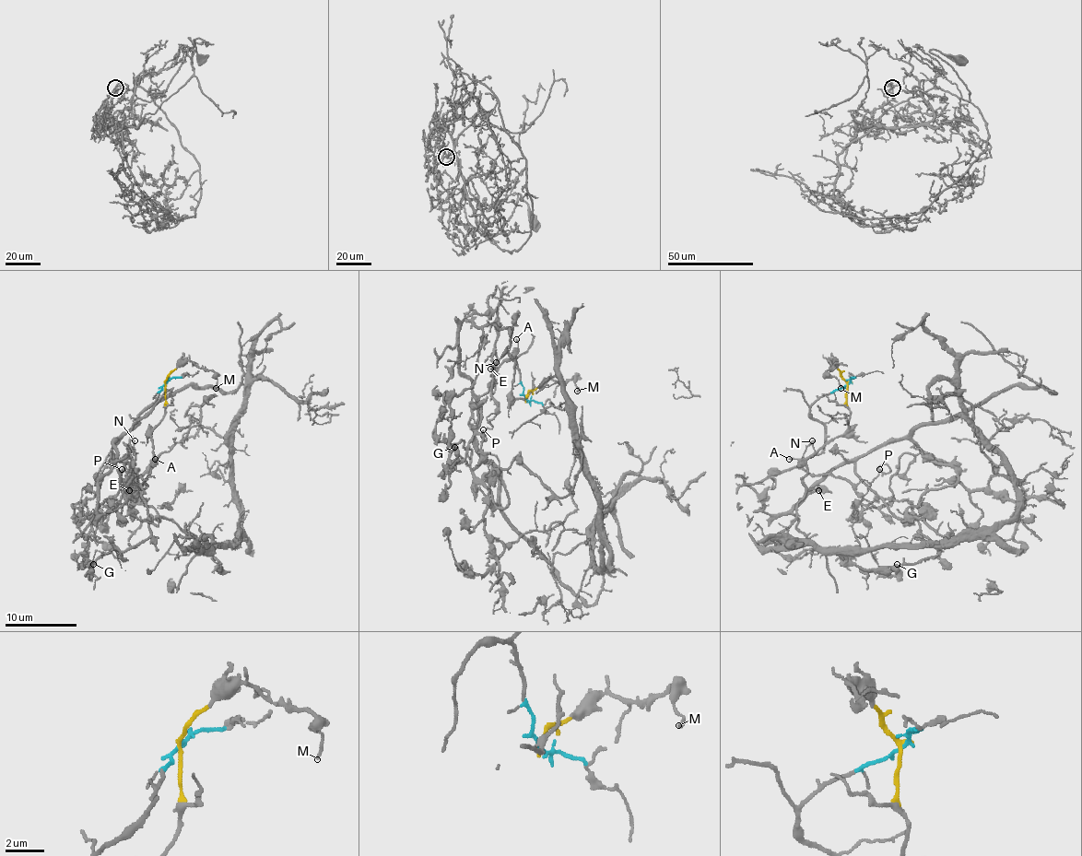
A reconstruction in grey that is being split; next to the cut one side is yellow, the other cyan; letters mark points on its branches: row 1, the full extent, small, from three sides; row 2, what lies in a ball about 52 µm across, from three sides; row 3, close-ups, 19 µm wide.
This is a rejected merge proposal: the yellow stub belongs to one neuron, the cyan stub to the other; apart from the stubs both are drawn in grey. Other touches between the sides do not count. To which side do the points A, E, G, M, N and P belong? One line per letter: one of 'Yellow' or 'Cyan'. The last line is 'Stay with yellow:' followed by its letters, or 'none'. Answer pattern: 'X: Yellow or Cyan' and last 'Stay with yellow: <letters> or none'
A: Yellow
E: Yellow
G: Yellow
M: Yellow
N: Cyan
P: Cyan
Stay with yellow: A, E, G, M

